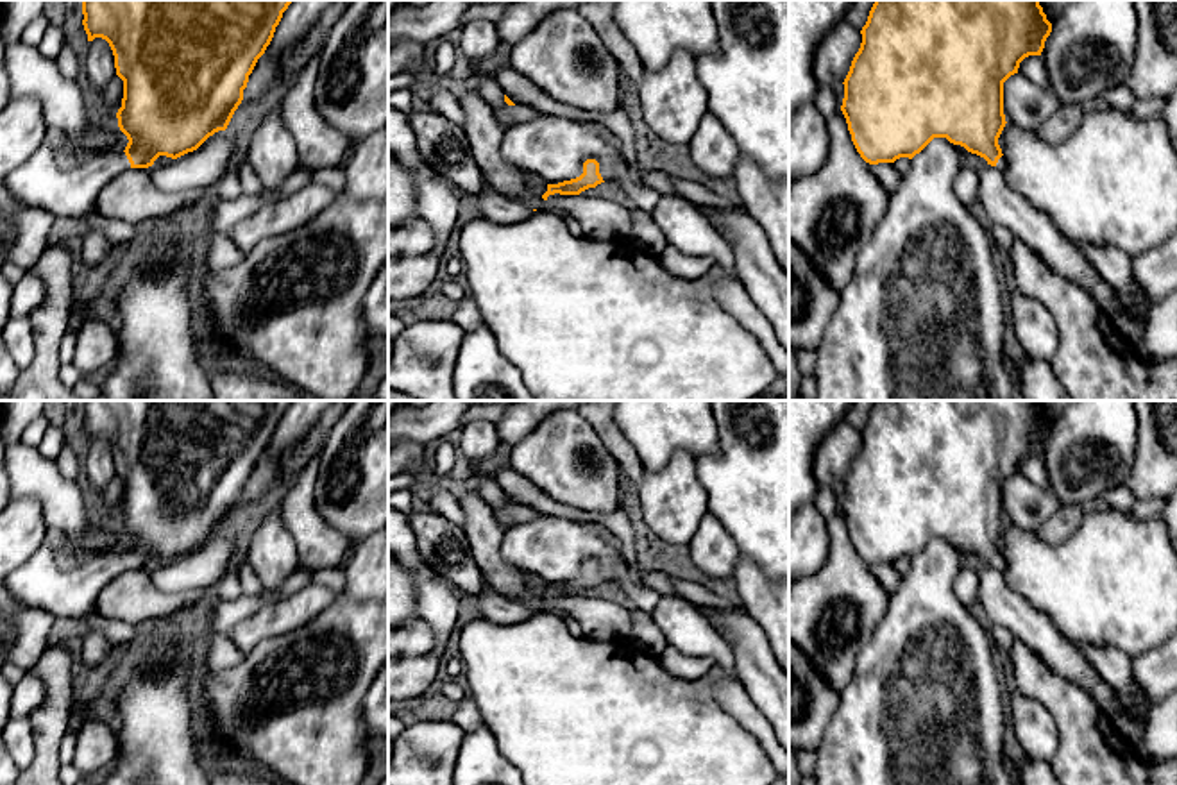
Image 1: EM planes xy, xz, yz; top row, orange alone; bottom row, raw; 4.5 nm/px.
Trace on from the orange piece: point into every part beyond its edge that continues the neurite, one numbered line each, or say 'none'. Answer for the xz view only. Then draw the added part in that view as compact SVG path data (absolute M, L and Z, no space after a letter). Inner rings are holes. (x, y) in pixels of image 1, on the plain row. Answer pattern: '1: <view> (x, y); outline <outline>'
none

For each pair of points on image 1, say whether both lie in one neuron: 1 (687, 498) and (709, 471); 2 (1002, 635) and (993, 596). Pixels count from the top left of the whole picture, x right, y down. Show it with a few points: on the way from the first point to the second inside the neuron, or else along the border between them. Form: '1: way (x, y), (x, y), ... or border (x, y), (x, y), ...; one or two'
1: border (693, 456), (696, 480), (705, 492), (709, 512); two
2: border (995, 623), (1002, 624), (1015, 637); two

